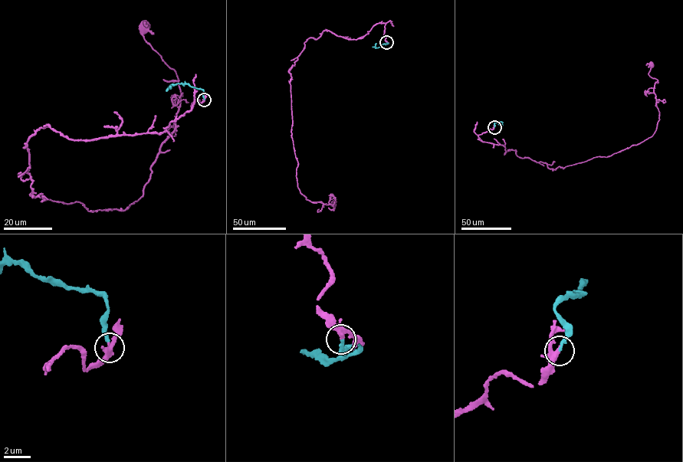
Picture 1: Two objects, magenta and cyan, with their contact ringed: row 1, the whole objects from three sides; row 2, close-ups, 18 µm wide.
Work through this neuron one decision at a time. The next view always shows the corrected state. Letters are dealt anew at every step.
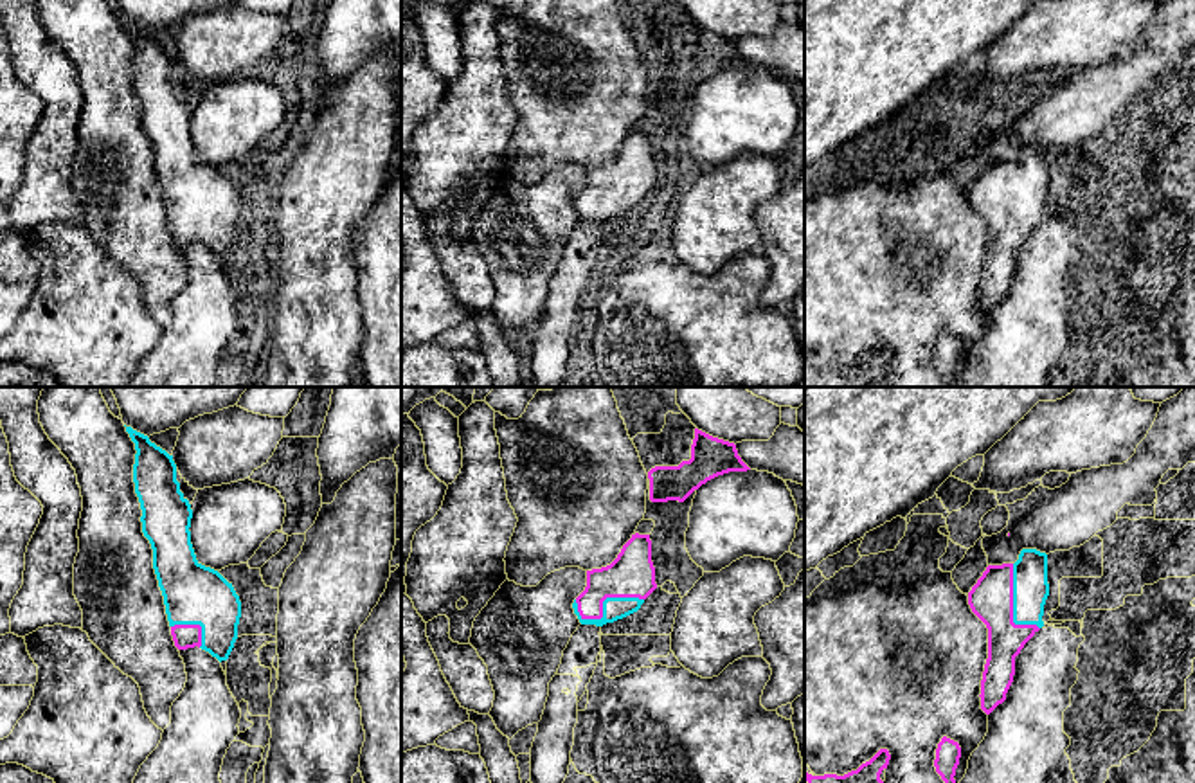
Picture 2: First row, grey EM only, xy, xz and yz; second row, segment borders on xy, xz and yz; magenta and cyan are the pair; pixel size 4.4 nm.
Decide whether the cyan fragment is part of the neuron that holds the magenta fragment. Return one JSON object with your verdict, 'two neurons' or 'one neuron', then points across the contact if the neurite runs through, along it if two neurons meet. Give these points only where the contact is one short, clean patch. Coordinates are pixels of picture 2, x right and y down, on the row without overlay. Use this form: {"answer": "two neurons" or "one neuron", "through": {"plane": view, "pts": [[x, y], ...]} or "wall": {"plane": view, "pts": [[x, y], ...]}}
{"answer": "one neuron"}

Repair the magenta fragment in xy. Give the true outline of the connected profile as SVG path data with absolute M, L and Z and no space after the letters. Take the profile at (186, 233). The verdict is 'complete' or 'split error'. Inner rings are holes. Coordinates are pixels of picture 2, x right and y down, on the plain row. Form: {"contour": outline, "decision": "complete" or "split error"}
{"contour": "M126 23L135 40L133 79L142 130L153 146L153 166L178 247L202 245L227 257L238 236L241 198L232 180L196 157L191 140L193 106L180 88L173 52Z", "decision": "split error"}

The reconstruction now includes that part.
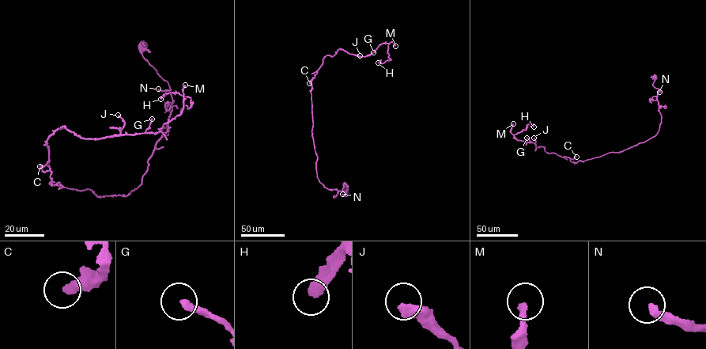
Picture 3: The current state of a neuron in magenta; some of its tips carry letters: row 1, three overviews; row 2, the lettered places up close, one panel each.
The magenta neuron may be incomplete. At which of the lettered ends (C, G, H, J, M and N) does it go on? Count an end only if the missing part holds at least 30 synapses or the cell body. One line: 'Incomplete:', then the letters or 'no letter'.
Incomplete: G, N

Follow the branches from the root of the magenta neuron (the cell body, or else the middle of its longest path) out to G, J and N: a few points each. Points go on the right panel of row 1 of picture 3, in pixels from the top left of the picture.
G: (655, 77), (661, 123), (655, 135), (643, 142), (575, 162), (544, 146), (534, 150), (526, 138)
J: (655, 77), (661, 123), (645, 141), (575, 162), (544, 146), (534, 150), (534, 138)
N: (655, 77), (652, 85), (659, 92)

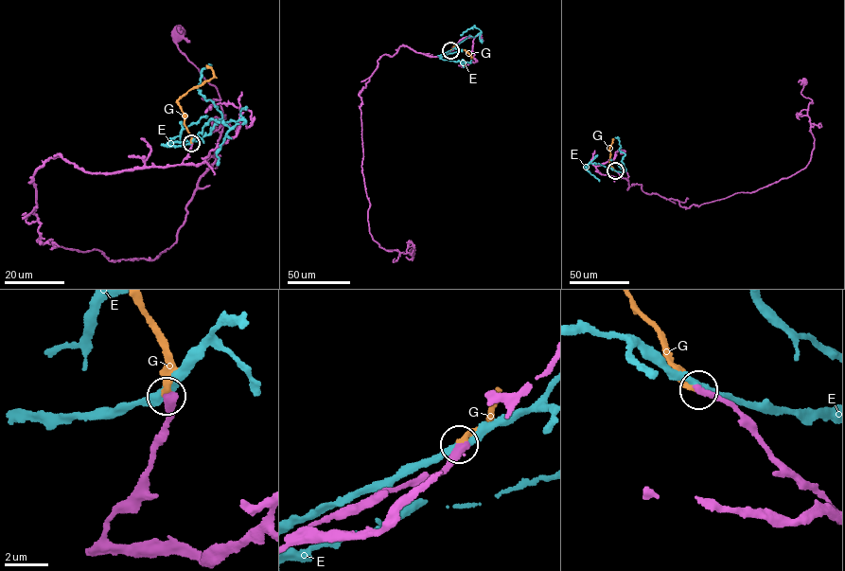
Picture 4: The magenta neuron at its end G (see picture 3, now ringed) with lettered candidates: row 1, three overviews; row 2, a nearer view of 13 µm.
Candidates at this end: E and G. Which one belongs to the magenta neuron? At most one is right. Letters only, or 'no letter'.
G

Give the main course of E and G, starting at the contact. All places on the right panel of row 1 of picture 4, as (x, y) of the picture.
E: (615, 170), (623, 172), (625, 169), (622, 161), (625, 154), (619, 151), (620, 140), (615, 137)
G: (615, 170), (609, 160), (613, 138)

